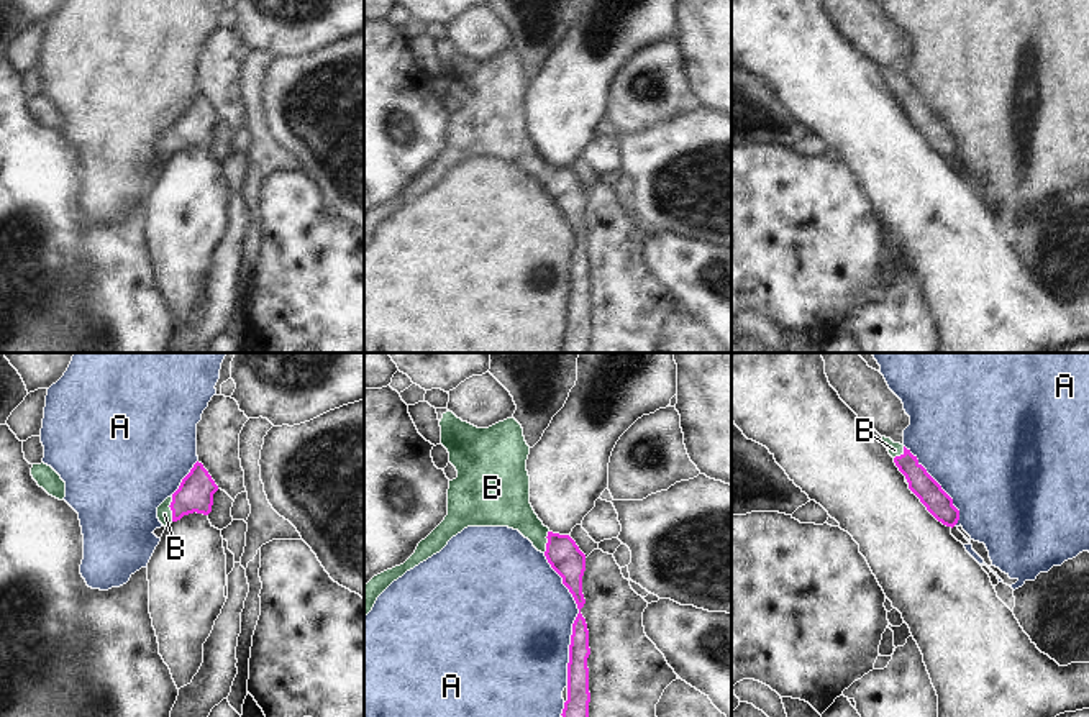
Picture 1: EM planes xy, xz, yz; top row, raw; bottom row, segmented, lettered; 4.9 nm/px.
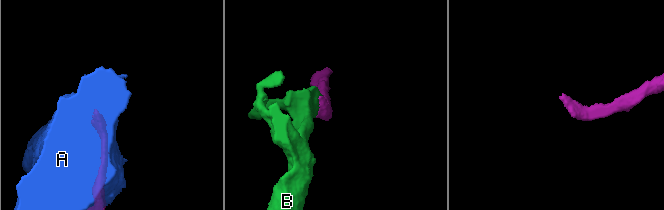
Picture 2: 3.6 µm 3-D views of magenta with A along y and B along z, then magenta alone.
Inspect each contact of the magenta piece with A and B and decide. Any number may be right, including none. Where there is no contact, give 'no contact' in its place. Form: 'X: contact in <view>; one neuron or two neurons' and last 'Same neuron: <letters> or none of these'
A: contact in xz; two neurons
B: contact in xy; one neuron
Same neuron: B

